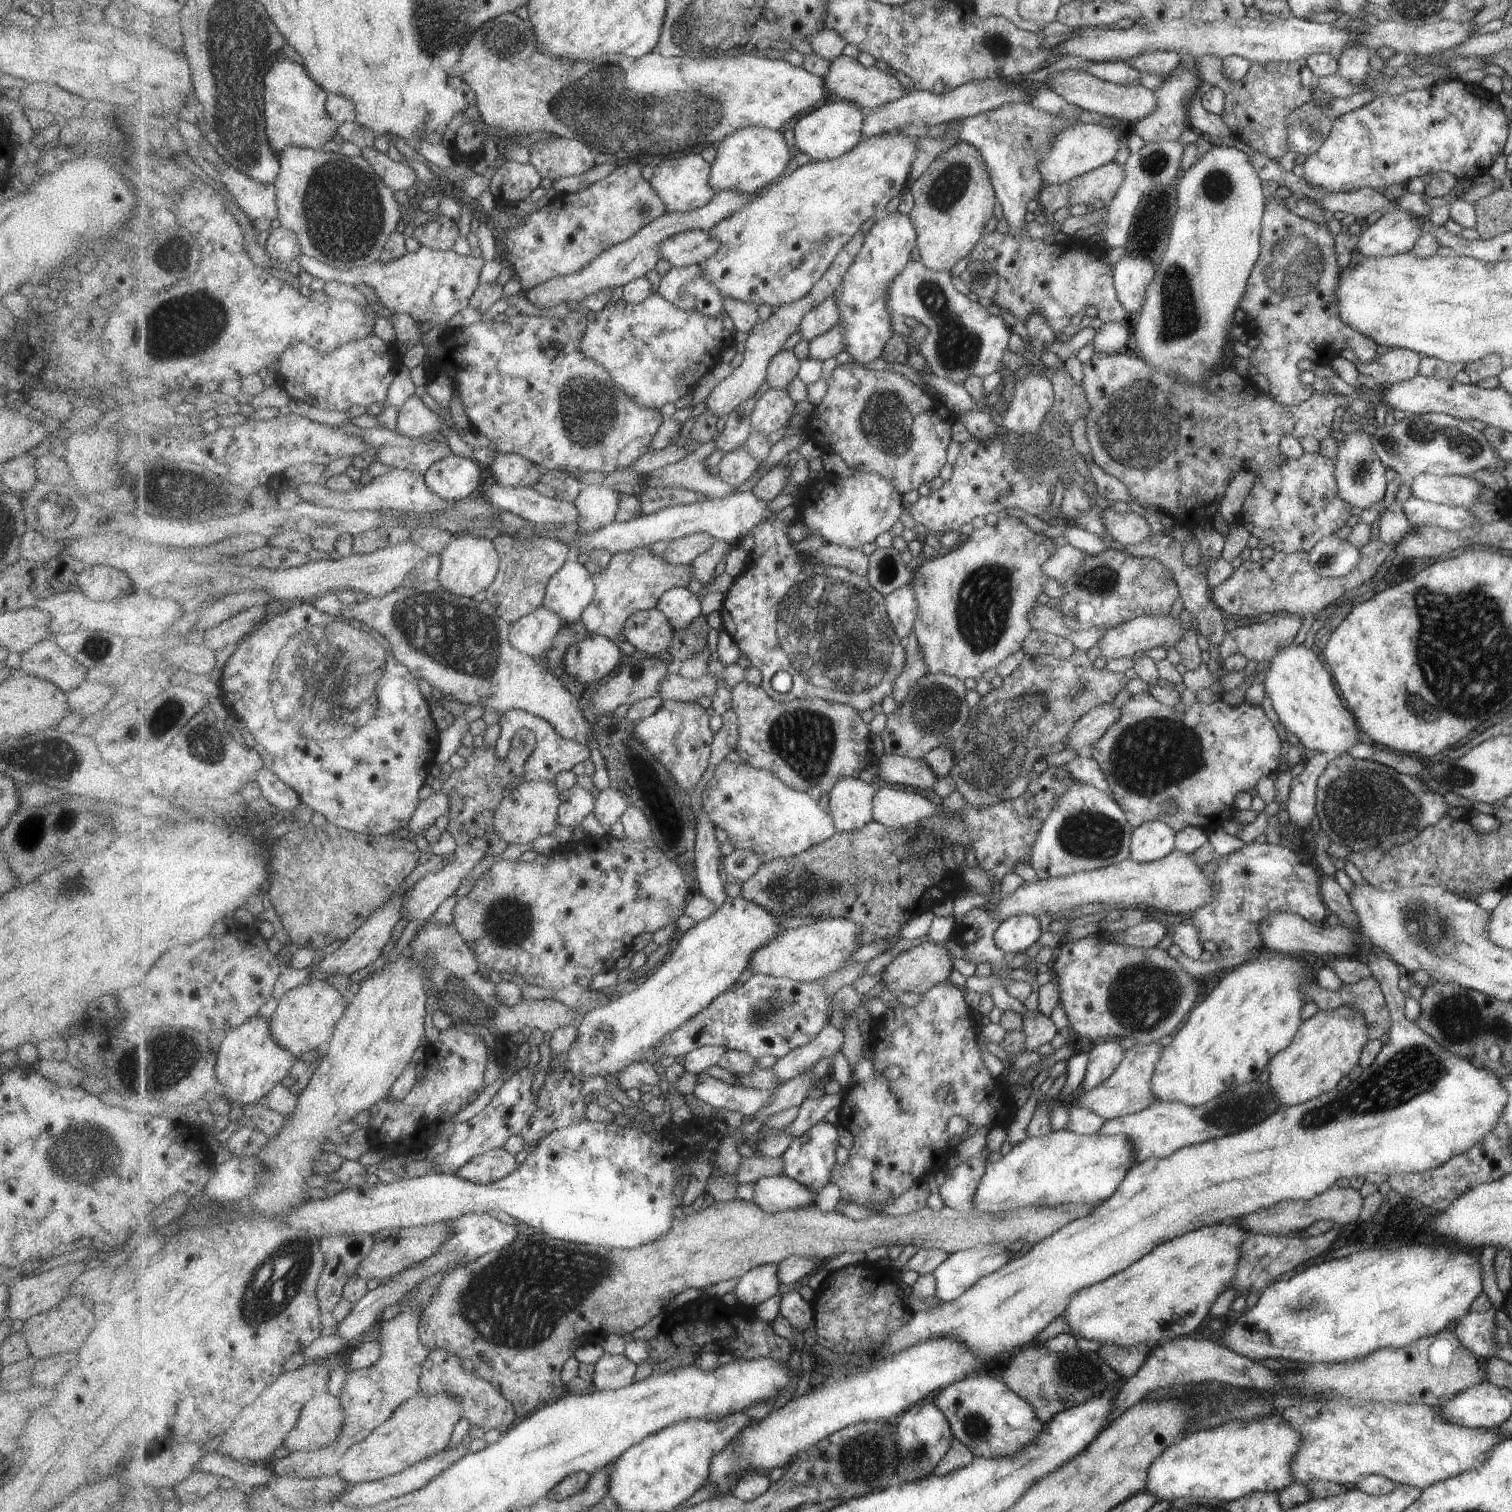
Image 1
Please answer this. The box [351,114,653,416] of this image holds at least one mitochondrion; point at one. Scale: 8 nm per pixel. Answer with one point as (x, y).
(615, 222)

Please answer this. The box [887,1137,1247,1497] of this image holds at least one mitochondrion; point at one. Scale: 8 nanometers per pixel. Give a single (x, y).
(975, 1426)

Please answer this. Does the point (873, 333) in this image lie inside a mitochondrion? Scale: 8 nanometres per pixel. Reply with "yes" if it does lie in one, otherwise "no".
no

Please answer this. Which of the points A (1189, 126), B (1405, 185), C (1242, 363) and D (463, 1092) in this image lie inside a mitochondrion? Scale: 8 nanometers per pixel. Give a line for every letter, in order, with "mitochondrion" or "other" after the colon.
A: other
B: other
C: other
D: other

